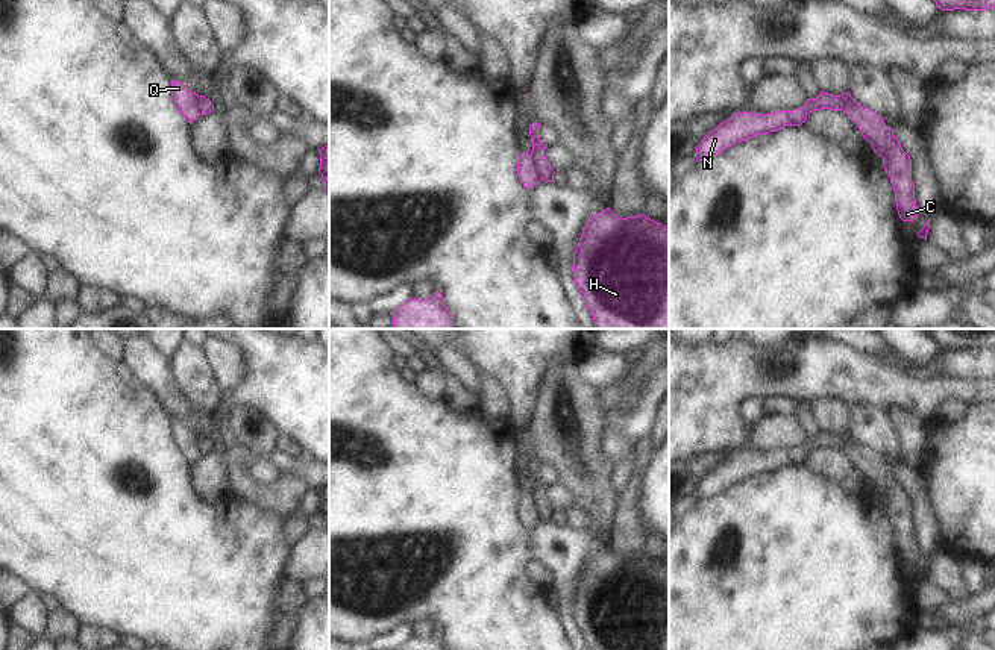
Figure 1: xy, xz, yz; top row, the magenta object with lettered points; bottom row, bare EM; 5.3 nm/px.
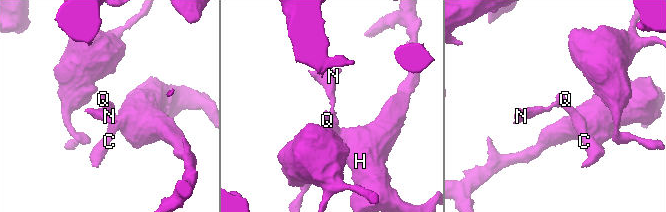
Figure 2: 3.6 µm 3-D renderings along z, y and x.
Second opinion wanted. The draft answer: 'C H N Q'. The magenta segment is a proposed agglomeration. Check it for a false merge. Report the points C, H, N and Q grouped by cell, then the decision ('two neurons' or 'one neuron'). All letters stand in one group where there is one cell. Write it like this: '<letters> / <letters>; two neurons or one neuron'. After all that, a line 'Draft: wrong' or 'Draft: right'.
C H Q / N; two neurons
Draft: wrong

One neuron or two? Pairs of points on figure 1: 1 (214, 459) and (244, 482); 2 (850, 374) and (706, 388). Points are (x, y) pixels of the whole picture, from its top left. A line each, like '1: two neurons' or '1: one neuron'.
1: two neurons
2: one neuron

